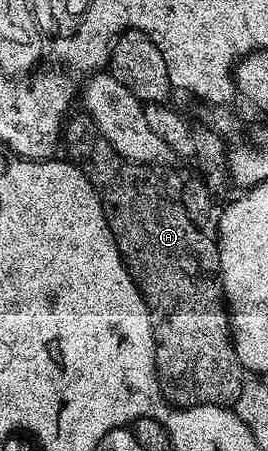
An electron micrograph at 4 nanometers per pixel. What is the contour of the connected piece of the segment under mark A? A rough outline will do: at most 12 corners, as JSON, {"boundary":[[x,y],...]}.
{"boundary":[[86,113],[66,158],[99,194],[147,302],[176,408],[231,407],[219,244],[181,179],[134,163]]}

